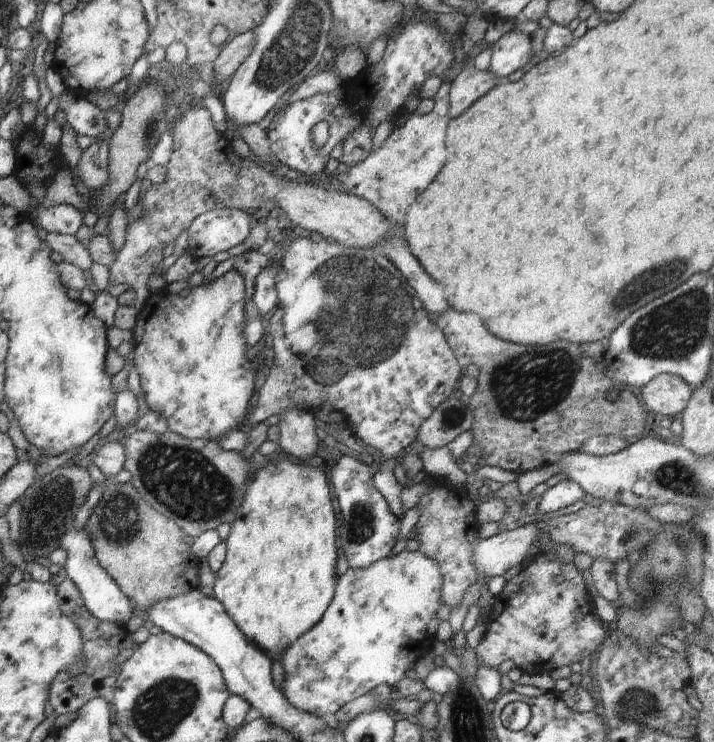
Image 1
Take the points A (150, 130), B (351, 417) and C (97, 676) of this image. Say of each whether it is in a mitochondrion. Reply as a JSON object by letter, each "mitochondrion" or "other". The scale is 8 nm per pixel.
{"A":"mitochondrion","B":"other","C":"other"}

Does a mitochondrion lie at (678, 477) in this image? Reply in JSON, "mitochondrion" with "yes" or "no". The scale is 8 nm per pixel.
{"mitochondrion":"yes"}

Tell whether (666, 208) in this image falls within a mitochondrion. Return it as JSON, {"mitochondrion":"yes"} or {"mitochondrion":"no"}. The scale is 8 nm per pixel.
{"mitochondrion":"no"}

